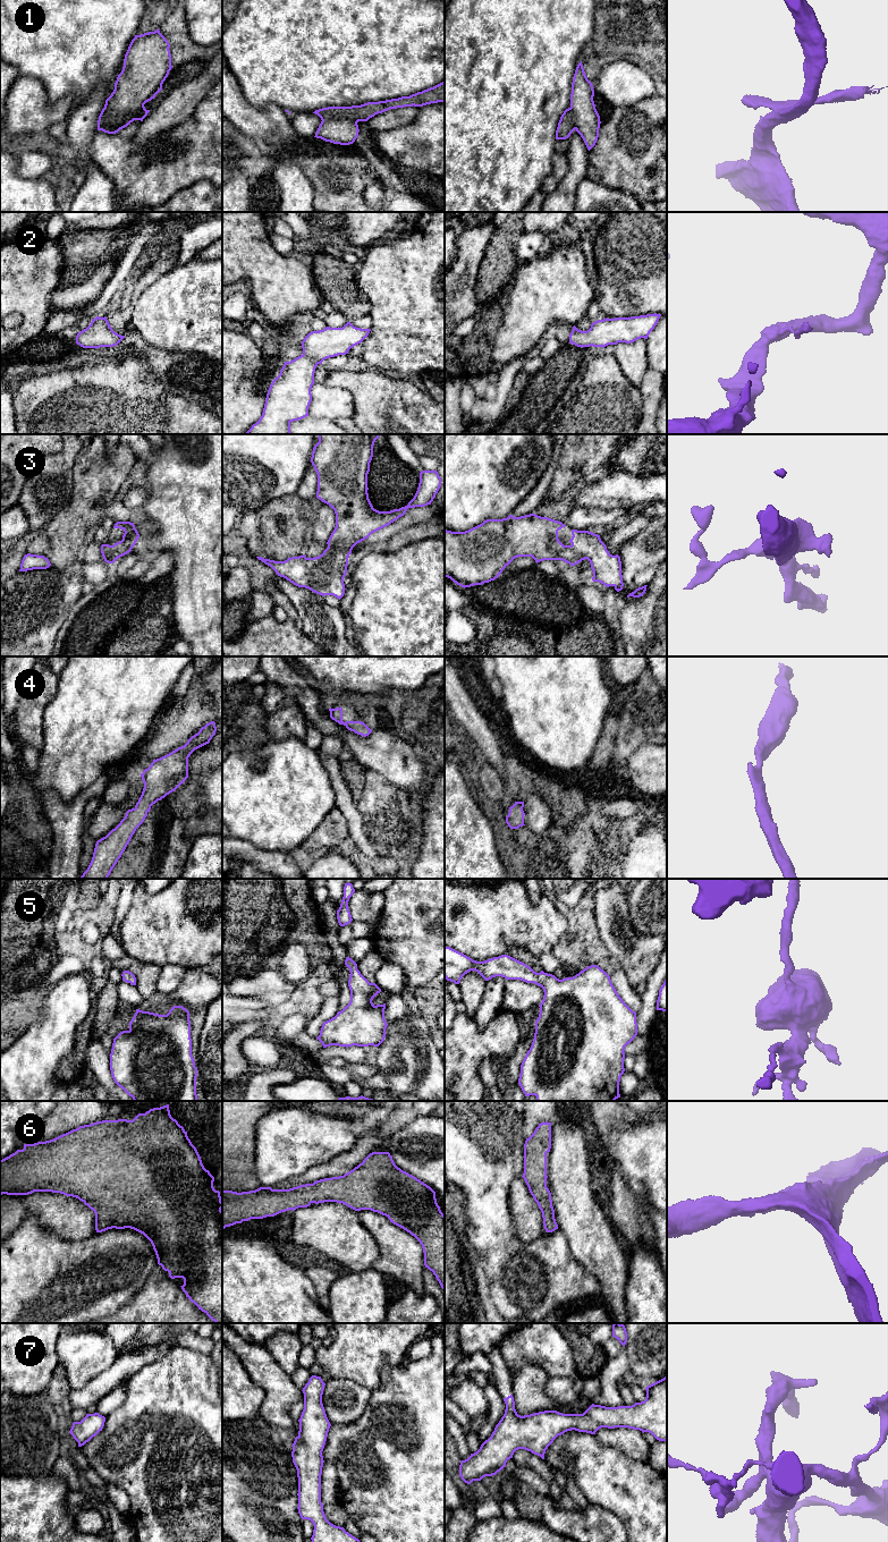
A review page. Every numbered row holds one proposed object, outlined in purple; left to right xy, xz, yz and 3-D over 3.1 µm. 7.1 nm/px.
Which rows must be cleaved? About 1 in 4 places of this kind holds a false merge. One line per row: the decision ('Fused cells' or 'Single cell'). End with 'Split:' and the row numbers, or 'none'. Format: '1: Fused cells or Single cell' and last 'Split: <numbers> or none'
1: Fused cells
2: Single cell
3: Single cell
4: Single cell
5: Single cell
6: Single cell
7: Single cell
Split: 1

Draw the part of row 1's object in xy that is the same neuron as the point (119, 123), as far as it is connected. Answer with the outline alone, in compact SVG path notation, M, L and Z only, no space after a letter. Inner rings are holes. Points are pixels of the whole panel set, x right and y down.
M104 107L99 116L98 130L102 130L108 134L116 134L120 129L127 127L134 120L143 121L149 112L150 110L146 110L145 107L143 107L139 110L130 112L124 117L116 117L110 115Z

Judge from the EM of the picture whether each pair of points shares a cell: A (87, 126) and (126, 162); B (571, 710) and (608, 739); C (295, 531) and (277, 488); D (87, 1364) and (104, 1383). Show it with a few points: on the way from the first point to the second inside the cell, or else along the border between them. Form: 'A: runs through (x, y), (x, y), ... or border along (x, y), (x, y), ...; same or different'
A: border along (96, 129), (90, 145), (90, 155), (94, 160); different
B: border along (610, 711), (605, 720), (602, 734), (591, 760); different
C: border along (295, 493), (271, 499), (258, 509); different
D: border along (117, 1356), (107, 1369), (82, 1387), (75, 1389); different

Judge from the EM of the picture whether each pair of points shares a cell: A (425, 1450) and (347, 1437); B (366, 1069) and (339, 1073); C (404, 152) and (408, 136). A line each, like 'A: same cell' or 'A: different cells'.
A: same cell
B: same cell
C: same cell

